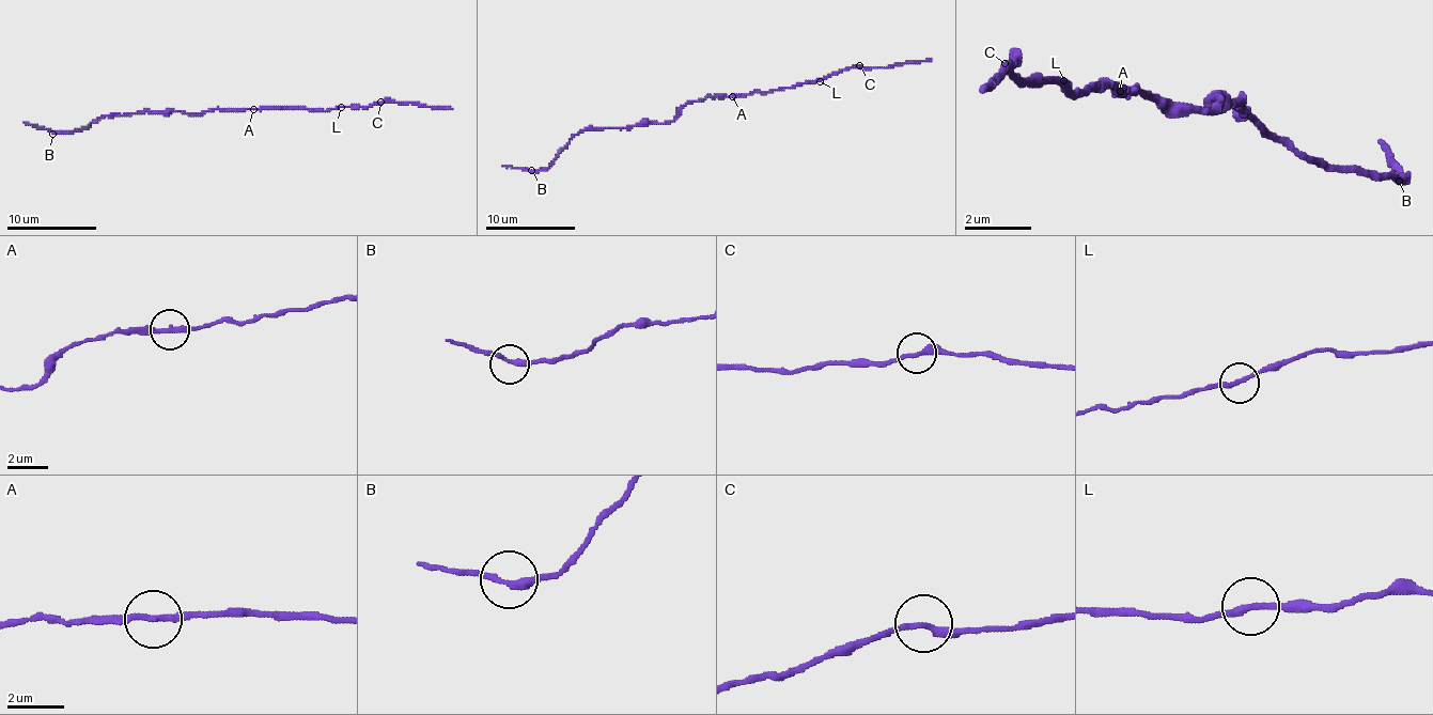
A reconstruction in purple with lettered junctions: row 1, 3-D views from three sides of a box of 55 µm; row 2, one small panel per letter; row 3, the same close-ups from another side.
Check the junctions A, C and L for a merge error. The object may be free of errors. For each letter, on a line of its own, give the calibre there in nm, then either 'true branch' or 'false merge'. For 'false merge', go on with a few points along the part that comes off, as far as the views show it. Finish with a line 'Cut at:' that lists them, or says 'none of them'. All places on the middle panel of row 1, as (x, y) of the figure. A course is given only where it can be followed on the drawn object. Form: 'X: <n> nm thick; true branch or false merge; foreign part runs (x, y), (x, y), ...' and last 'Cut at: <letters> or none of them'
A: 240 nm thick; true branch
C: 240 nm thick; true branch
L: 220 nm thick; true branch
Cut at: none of them

